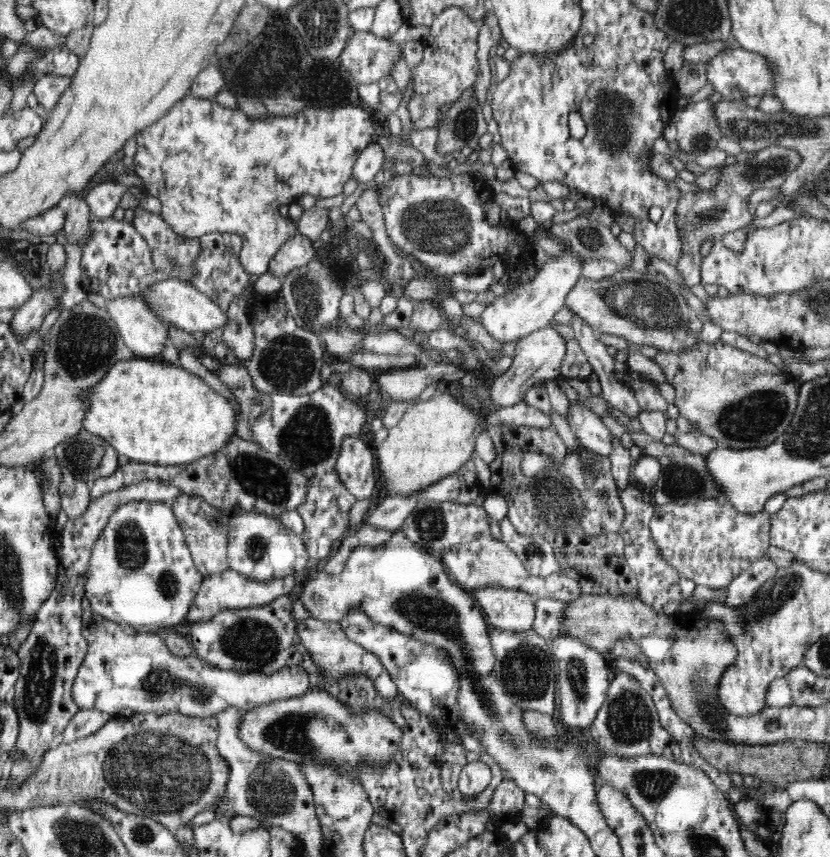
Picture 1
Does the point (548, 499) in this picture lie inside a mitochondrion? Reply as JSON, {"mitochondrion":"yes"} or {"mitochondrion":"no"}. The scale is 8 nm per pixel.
{"mitochondrion":"yes"}

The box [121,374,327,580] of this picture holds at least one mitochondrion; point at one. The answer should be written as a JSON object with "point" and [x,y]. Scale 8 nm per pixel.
{"point":[269,481]}

